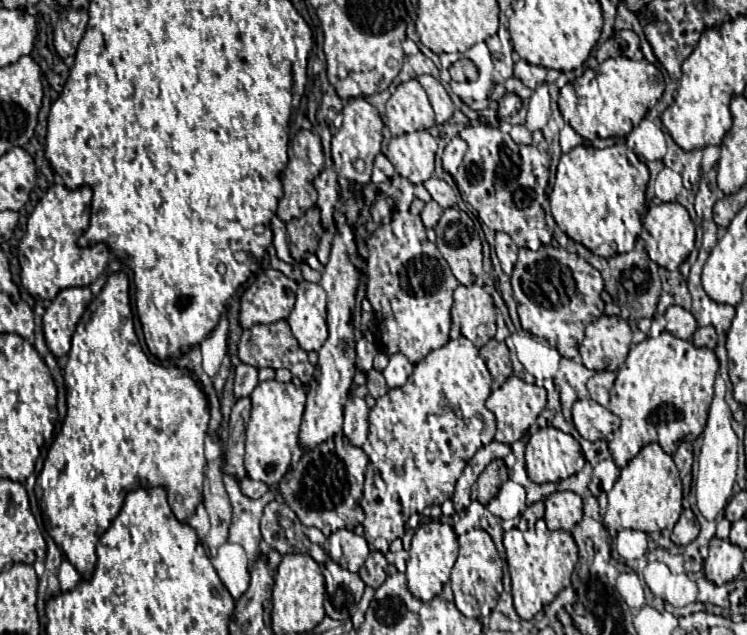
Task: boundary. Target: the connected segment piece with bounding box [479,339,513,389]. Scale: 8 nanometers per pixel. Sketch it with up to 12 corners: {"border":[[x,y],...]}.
{"border":[[491,339],[479,349],[493,389],[513,373],[507,345]]}

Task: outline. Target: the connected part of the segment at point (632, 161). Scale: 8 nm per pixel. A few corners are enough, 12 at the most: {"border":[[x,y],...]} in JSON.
{"border":[[625,145],[557,165],[555,223],[599,257],[633,249],[647,165]]}

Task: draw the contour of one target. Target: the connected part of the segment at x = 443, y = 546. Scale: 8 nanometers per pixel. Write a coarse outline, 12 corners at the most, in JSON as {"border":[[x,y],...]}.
{"border":[[425,521],[413,535],[407,585],[431,601],[449,581],[457,535]]}

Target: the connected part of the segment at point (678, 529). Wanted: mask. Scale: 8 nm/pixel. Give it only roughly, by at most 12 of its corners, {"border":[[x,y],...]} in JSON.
{"border":[[683,509],[671,540],[687,545],[699,535],[693,511]]}

